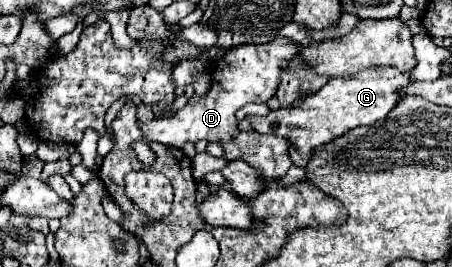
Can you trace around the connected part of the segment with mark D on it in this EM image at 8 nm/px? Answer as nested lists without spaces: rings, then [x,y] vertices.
[[[277,37],[265,45],[241,45],[231,49],[219,63],[215,63],[211,73],[211,89],[205,97],[191,97],[189,103],[177,111],[171,119],[155,119],[155,123],[139,123],[143,141],[133,143],[133,150],[143,165],[150,166],[155,160],[155,155],[149,143],[163,143],[169,147],[183,147],[187,141],[197,143],[201,139],[227,143],[233,135],[239,133],[235,113],[247,103],[267,103],[269,97],[275,95],[277,77],[287,69],[287,61],[301,49],[291,39]]]

